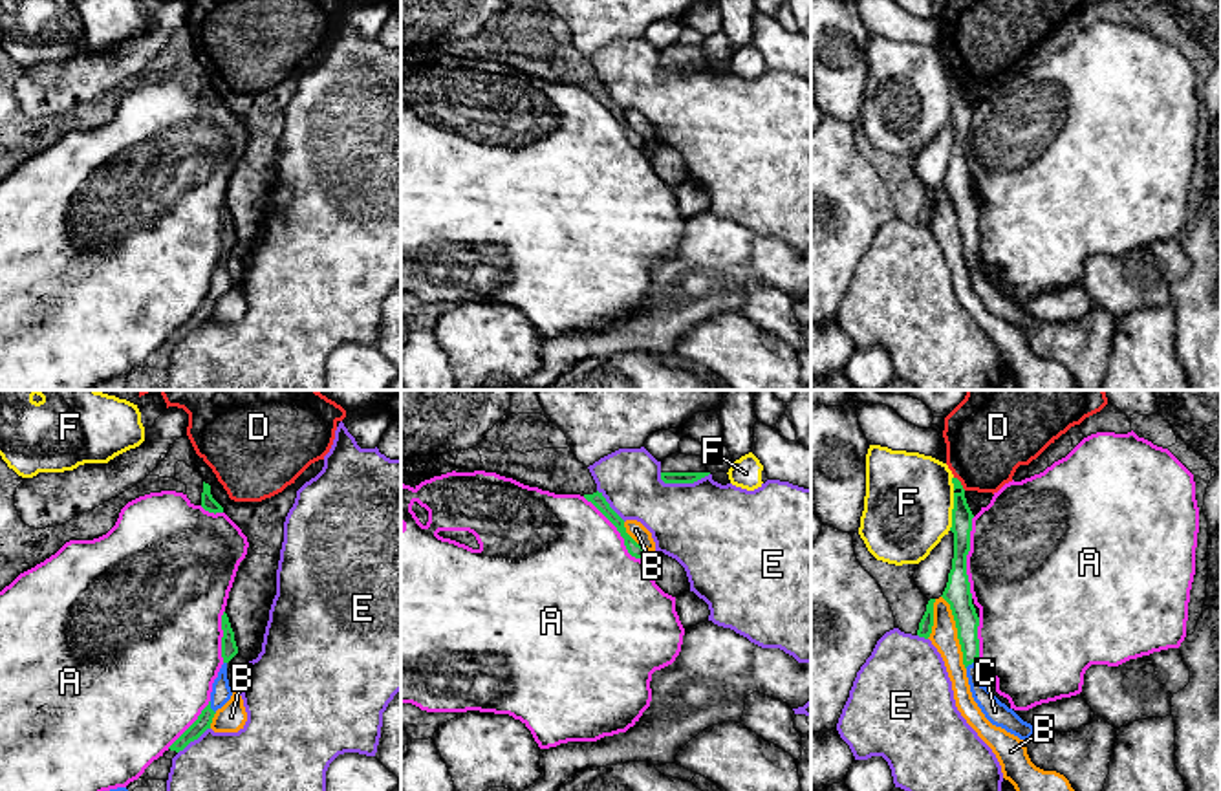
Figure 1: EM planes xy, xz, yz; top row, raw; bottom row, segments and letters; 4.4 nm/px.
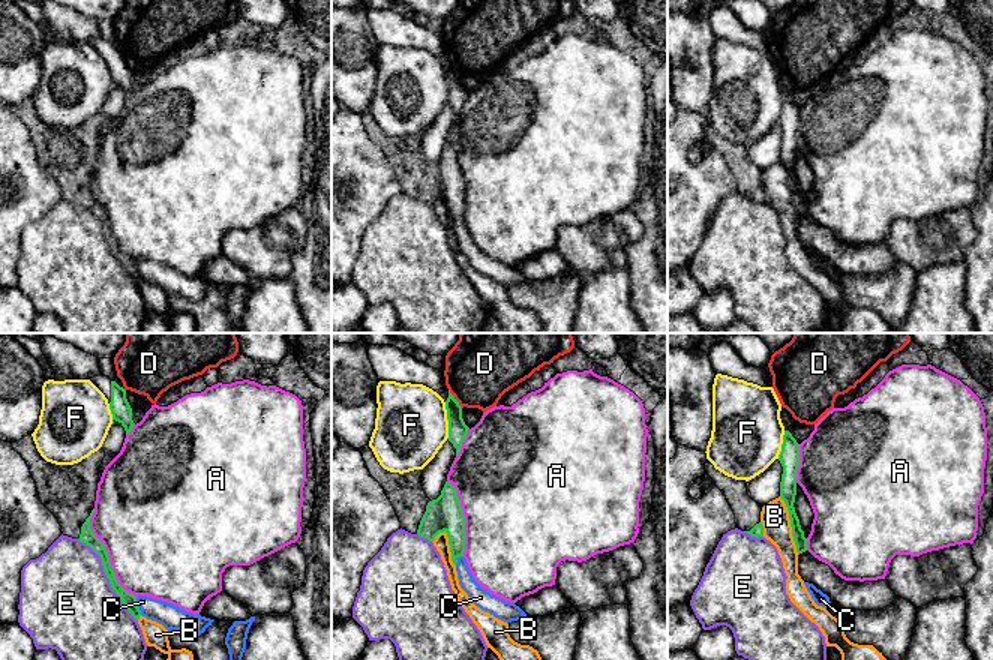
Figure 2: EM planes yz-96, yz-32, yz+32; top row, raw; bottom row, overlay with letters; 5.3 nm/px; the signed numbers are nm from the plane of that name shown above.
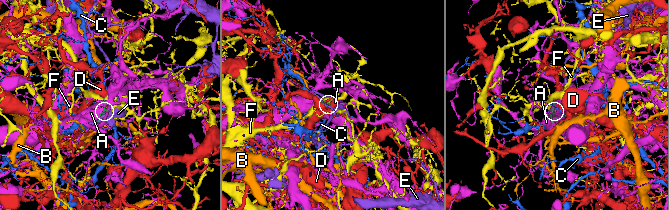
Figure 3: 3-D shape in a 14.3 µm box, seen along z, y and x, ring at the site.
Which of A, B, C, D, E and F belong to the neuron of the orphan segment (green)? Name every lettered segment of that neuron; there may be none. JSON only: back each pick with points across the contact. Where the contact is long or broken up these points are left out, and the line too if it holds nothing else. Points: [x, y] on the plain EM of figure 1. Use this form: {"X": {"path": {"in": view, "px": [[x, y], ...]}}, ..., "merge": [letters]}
{"merge": ["C"]}

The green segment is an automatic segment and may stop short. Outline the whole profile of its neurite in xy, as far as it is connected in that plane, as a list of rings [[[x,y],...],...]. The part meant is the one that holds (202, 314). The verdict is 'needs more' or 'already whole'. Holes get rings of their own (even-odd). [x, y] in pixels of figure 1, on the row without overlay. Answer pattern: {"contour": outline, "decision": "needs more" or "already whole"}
{"contour": [[[227,253],[222,255],[218,267],[212,273],[211,291],[201,300],[198,309],[168,337],[170,341],[183,341],[190,331],[198,330],[207,319],[211,319],[212,308],[232,286],[227,269]]], "decision": "needs more"}

